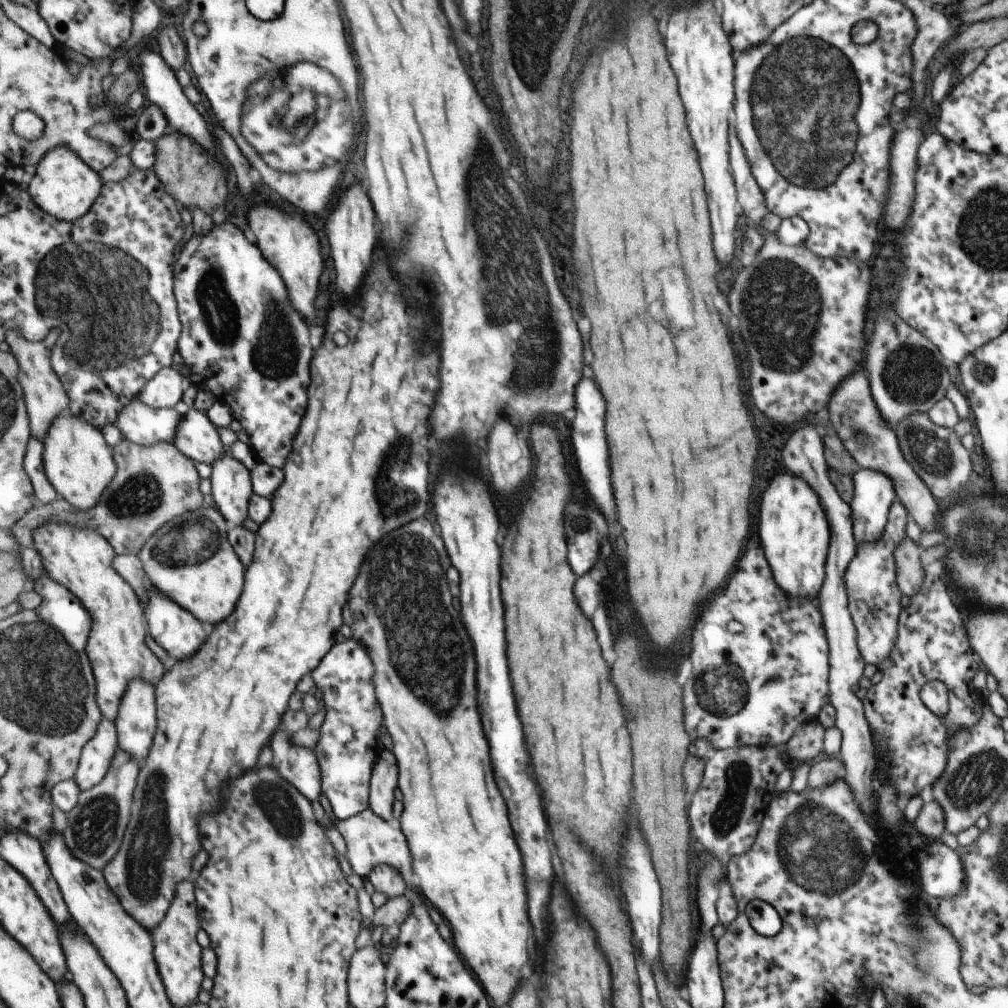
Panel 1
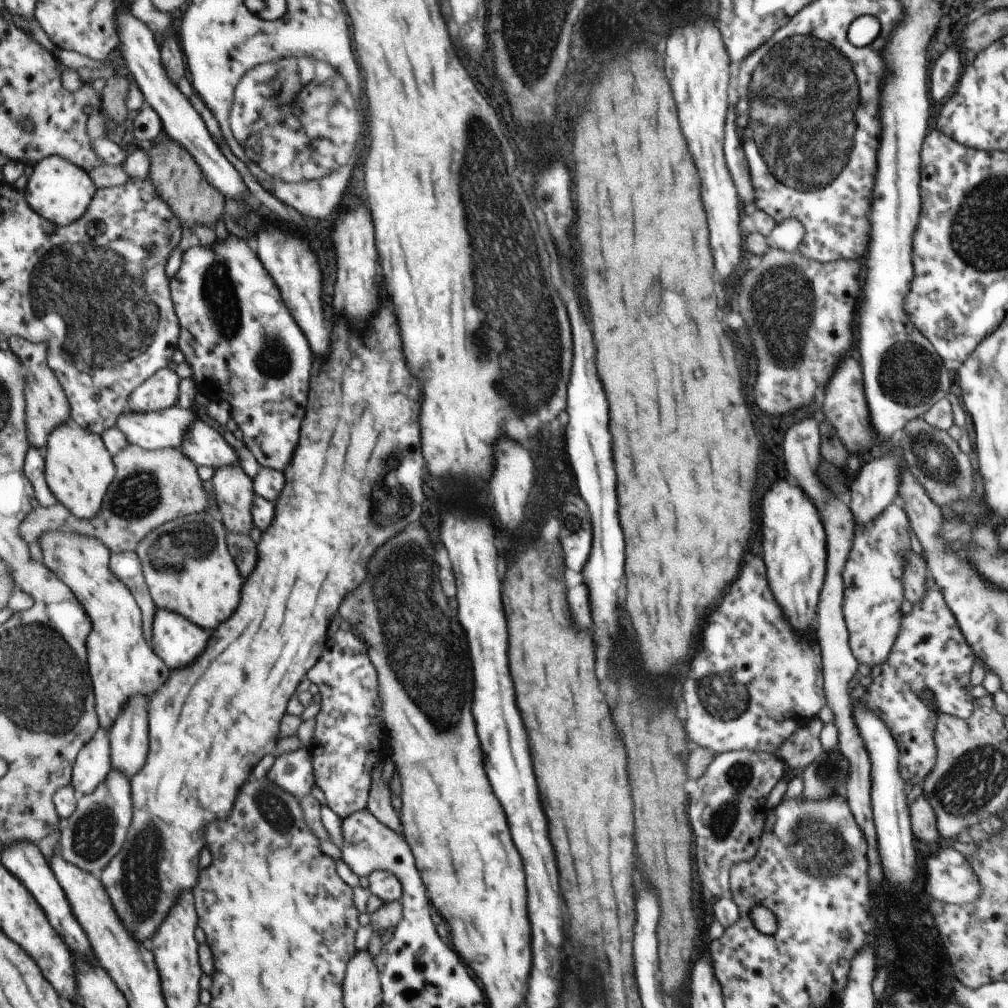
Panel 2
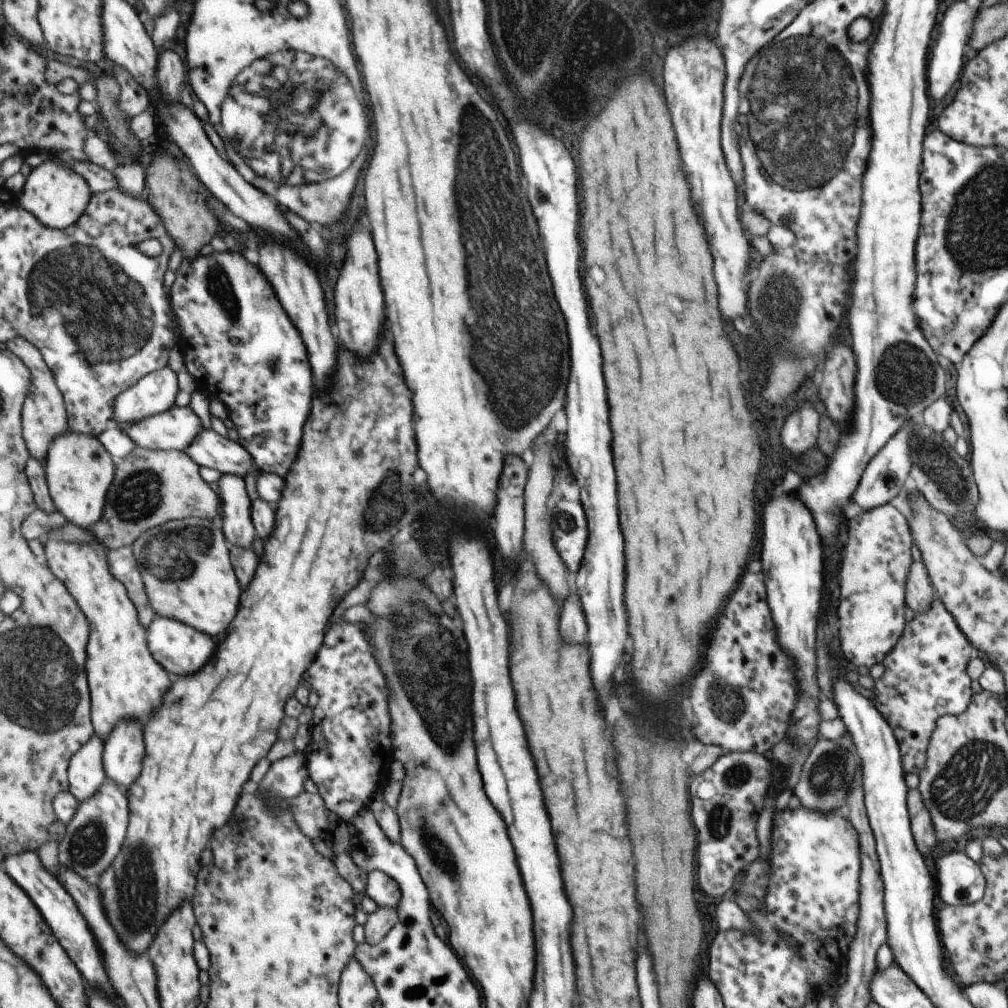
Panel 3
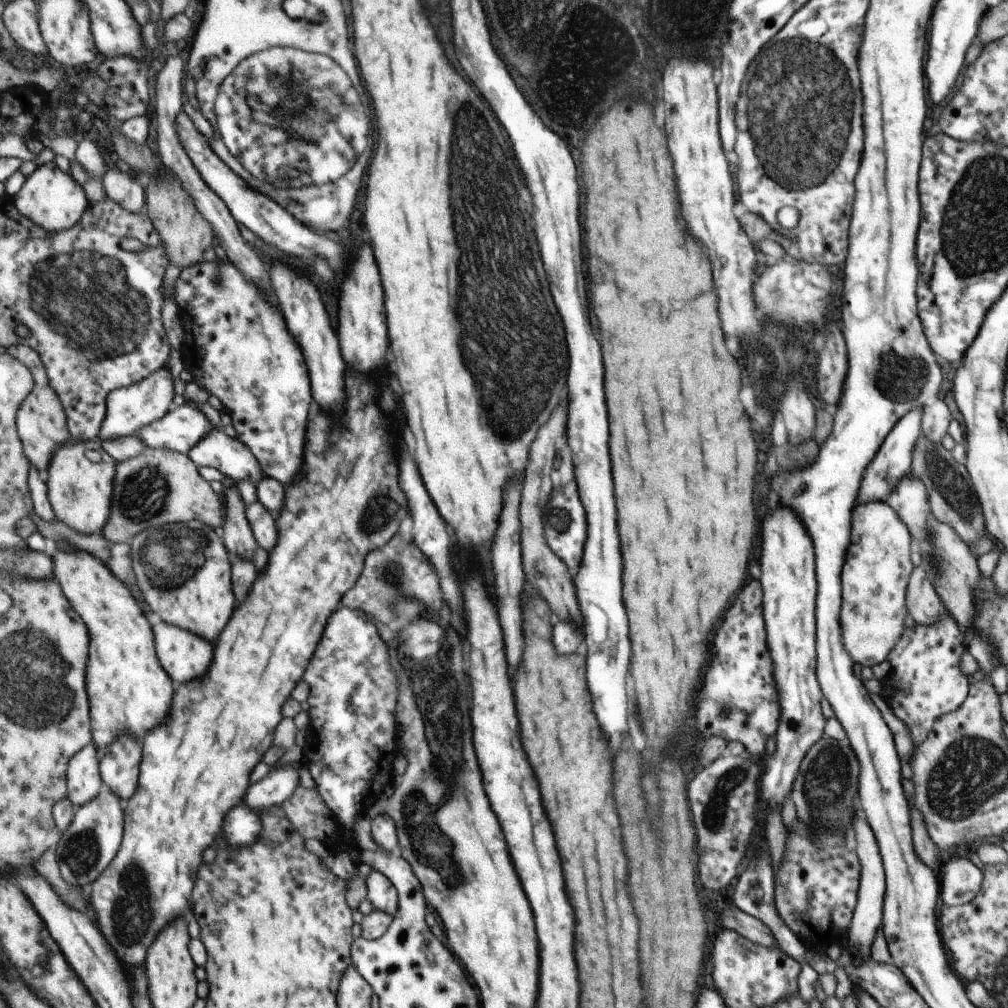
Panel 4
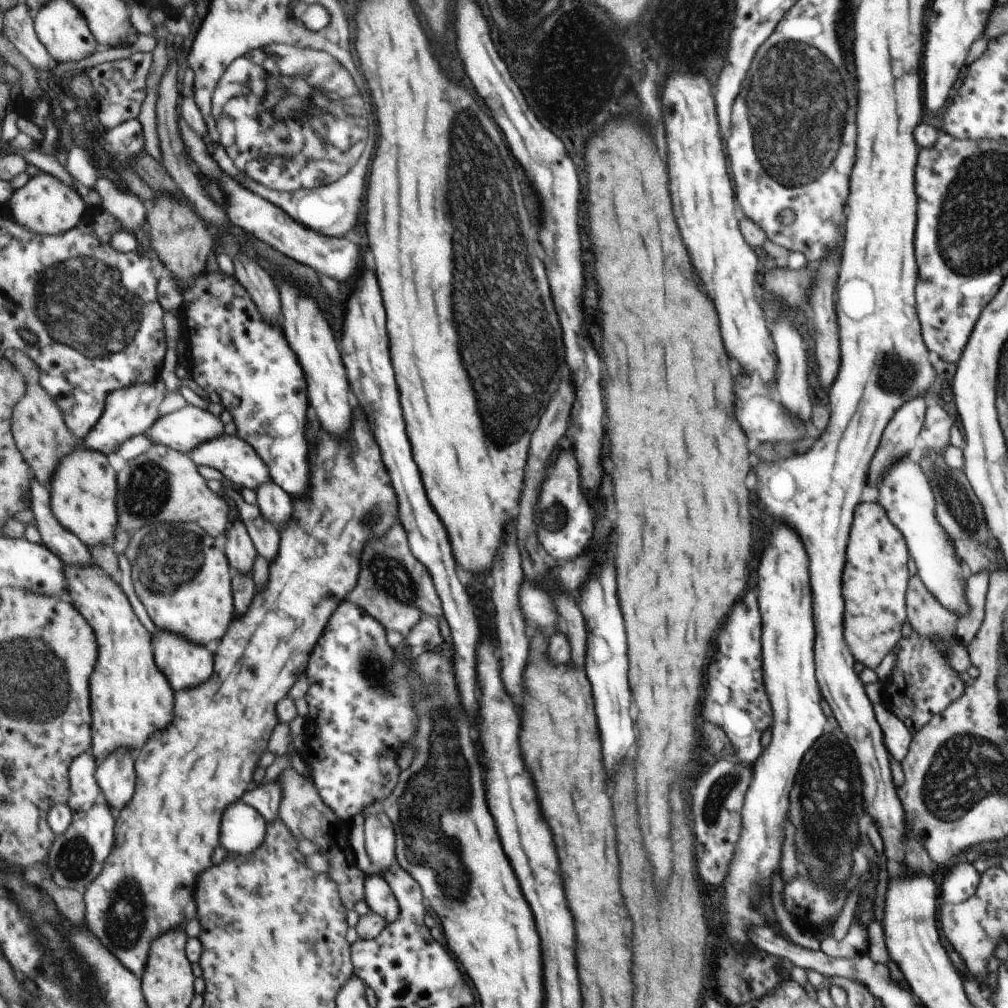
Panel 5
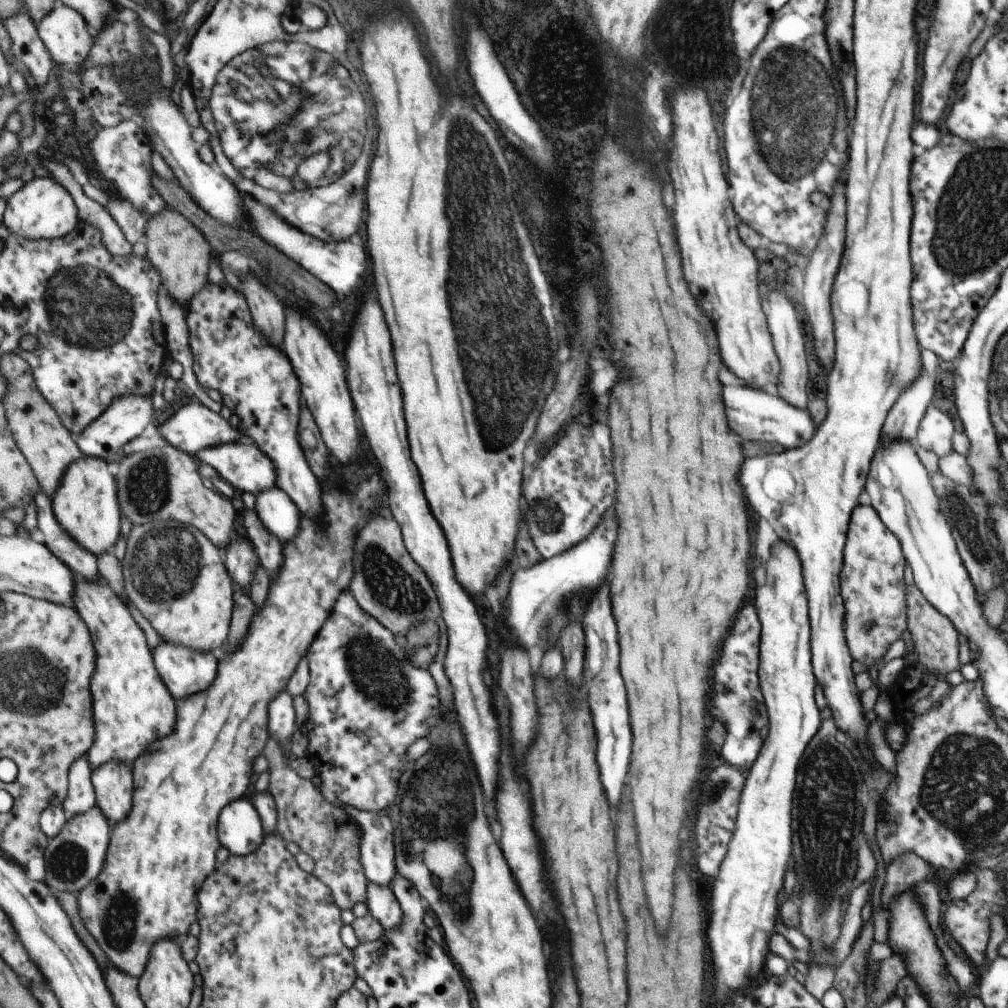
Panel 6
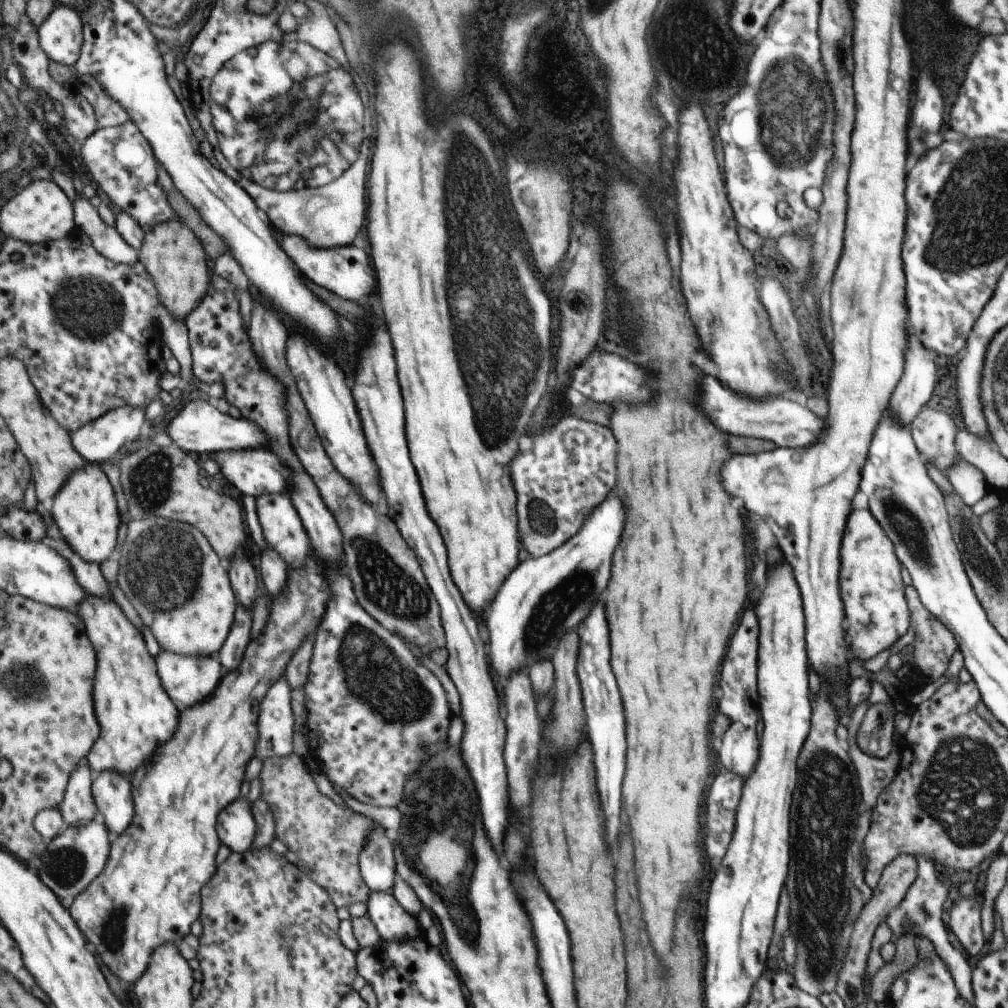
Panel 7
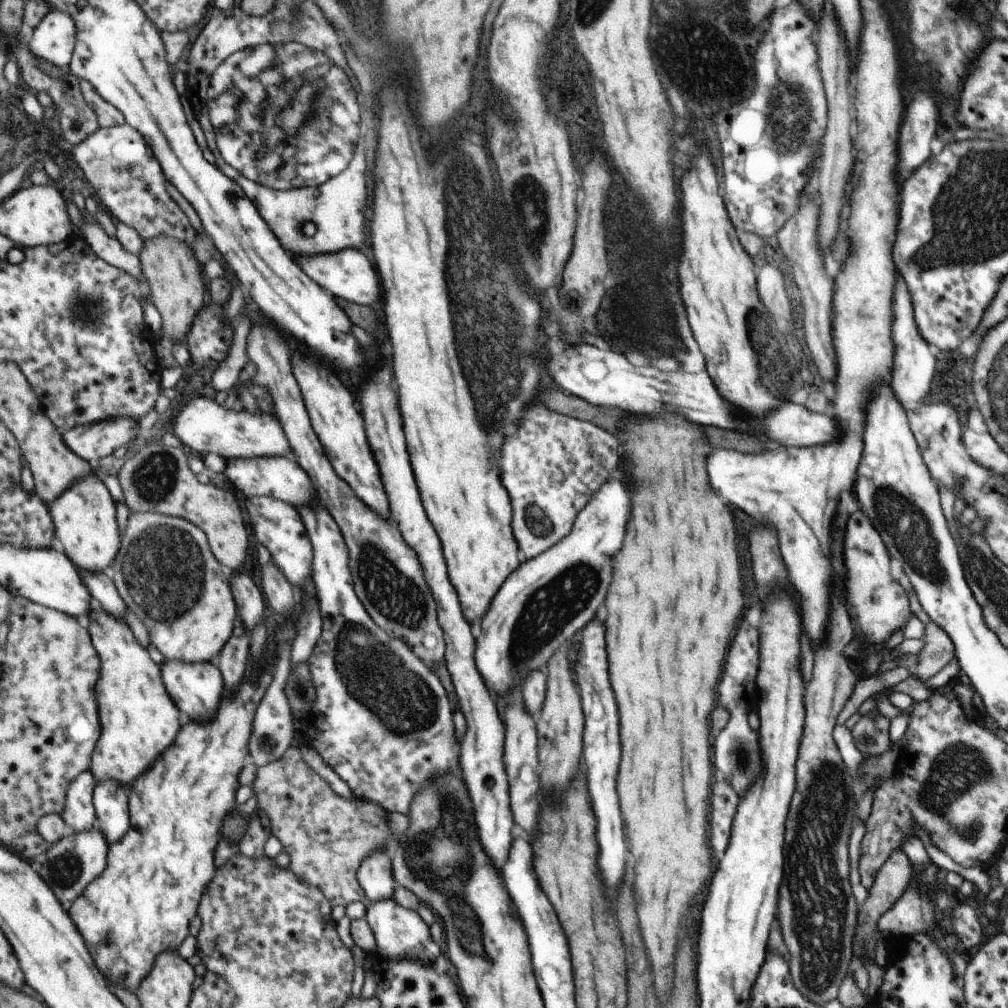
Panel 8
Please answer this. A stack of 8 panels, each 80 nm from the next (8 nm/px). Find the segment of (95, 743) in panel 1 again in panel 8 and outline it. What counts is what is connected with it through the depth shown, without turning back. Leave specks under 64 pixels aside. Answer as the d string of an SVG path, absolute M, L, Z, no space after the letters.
M89 770L81 773L69 785L68 800L61 815L77 833L97 827L98 816L94 797L98 782Z

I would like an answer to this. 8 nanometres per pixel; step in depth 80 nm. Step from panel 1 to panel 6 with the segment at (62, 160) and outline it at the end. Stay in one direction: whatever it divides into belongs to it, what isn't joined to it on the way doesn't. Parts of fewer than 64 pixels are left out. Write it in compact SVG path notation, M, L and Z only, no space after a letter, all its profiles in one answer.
M34 177L7 199L2 221L18 236L30 239L56 239L67 236L80 224L80 210L76 199L53 177Z

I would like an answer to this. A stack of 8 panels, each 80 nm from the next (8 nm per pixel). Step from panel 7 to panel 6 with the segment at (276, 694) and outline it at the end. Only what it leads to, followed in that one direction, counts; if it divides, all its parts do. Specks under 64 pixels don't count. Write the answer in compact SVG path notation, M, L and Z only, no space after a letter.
M283 692L281 696L277 696L271 706L269 706L269 728L271 734L275 736L280 743L281 750L287 748L287 740L291 738L291 734L295 732L295 706L293 706L293 696L290 692Z

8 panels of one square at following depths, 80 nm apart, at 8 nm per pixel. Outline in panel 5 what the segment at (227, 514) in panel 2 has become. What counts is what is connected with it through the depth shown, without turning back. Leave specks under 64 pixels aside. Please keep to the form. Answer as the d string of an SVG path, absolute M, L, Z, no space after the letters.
M240 516L235 519L233 526L226 532L223 540L225 543L223 548L233 570L251 572L259 552L257 552L257 547L249 534L247 525Z

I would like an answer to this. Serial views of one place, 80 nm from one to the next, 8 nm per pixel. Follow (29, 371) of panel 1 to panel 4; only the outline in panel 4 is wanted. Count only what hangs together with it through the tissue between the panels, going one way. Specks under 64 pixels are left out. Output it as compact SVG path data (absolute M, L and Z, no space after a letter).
M21 343L11 345L7 348L7 351L21 362L24 362L34 374L36 384L33 387L33 392L21 405L17 417L17 426L21 440L24 443L24 451L32 462L32 466L37 467L46 475L56 450L72 440L68 427L68 415L65 412L64 403L51 384L48 368L40 352L32 346L22 345Z

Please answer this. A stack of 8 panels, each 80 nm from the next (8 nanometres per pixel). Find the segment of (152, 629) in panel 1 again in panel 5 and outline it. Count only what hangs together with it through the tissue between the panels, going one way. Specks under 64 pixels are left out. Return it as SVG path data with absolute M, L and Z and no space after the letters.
M158 629L153 639L157 666L169 674L175 690L197 686L213 676L215 658L205 646L165 629Z

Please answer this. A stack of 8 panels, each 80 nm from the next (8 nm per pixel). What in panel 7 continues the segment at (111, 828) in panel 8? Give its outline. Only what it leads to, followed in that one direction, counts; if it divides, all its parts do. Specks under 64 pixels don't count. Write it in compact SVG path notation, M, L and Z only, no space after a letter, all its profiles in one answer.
M117 769L98 773L93 781L93 794L100 818L110 831L121 834L135 816L131 780Z

